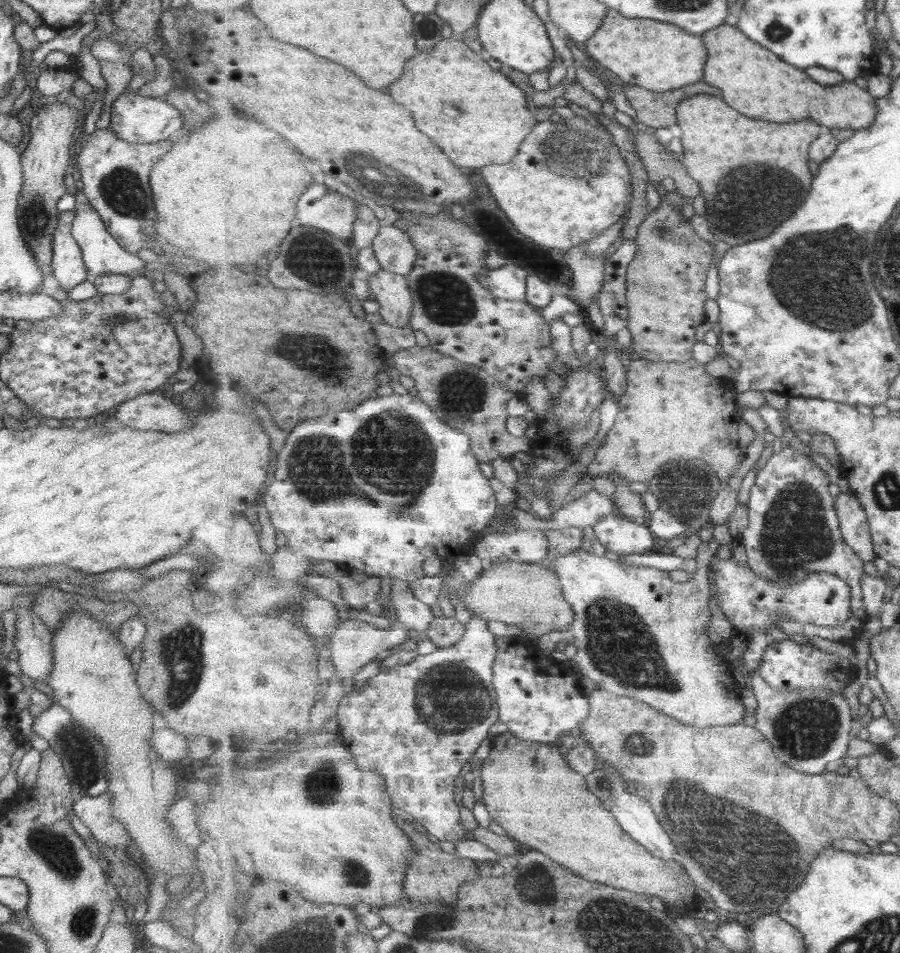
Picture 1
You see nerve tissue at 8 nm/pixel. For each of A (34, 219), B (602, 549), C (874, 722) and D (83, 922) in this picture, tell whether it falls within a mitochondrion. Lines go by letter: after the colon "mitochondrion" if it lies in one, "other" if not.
A: mitochondrion
B: other
C: other
D: mitochondrion

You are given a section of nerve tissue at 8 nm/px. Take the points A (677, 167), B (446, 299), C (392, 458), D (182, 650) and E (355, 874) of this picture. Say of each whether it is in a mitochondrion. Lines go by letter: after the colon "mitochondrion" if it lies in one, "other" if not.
A: other
B: mitochondrion
C: mitochondrion
D: mitochondrion
E: mitochondrion

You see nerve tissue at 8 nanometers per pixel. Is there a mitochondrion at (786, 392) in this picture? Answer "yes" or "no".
no

